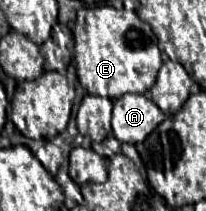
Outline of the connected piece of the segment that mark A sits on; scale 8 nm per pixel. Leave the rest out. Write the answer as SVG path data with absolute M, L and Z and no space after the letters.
M125 94L113 100L113 134L119 142L143 142L161 122L165 114L143 94Z

